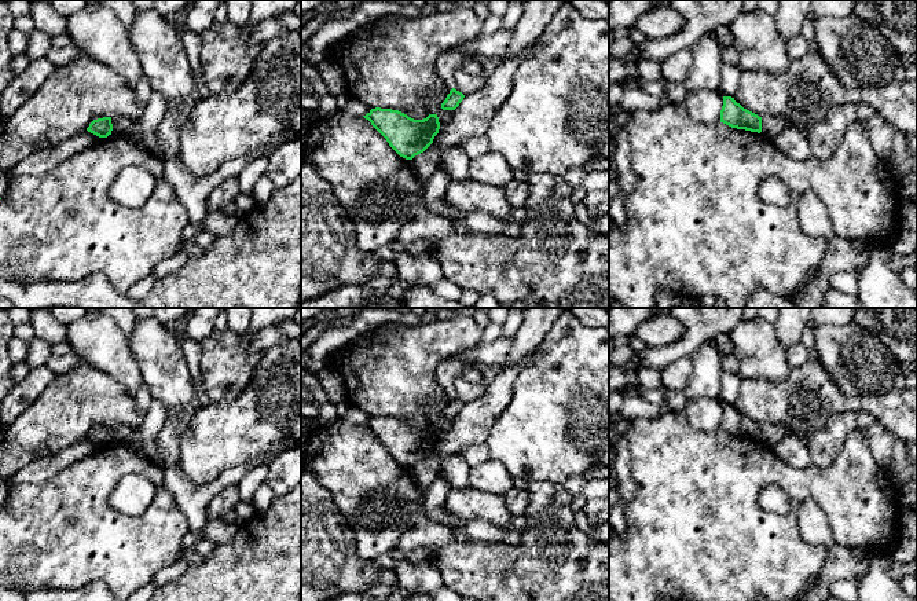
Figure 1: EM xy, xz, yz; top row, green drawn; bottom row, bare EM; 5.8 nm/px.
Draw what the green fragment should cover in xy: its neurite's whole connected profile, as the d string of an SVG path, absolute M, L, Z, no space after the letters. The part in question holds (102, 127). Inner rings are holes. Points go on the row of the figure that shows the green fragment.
M111 117L93 120L87 131L99 138L107 138L109 135L111 135L113 131Z

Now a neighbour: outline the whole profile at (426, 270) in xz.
M396 253L396 268L399 278L407 283L432 285L444 279L443 267L432 253L411 256L410 253Z

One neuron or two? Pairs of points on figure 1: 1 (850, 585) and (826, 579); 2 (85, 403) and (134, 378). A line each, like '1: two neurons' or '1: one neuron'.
1: two neurons
2: two neurons

